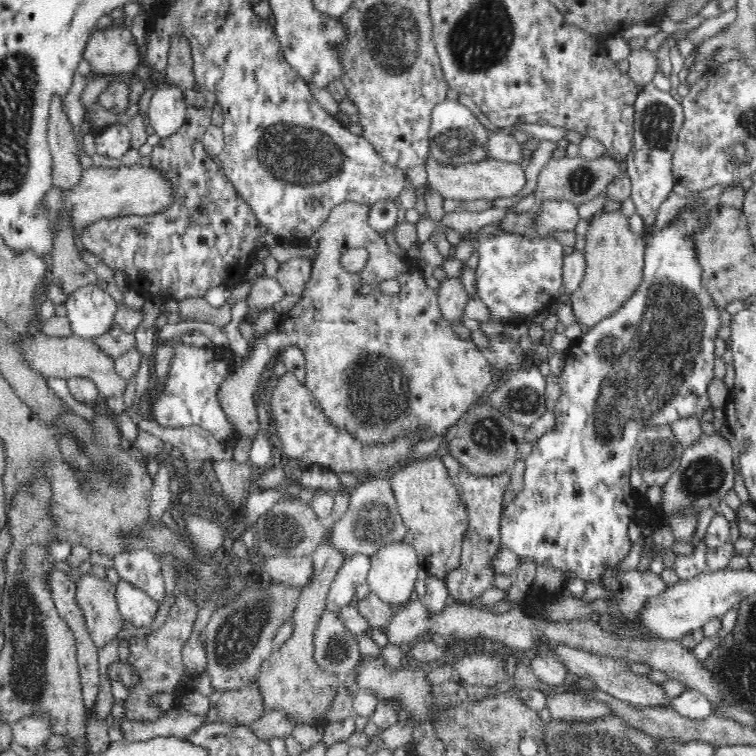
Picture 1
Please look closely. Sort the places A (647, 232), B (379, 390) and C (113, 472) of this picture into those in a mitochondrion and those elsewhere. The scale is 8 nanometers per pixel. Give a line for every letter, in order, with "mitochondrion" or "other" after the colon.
A: other
B: mitochondrion
C: mitochondrion

